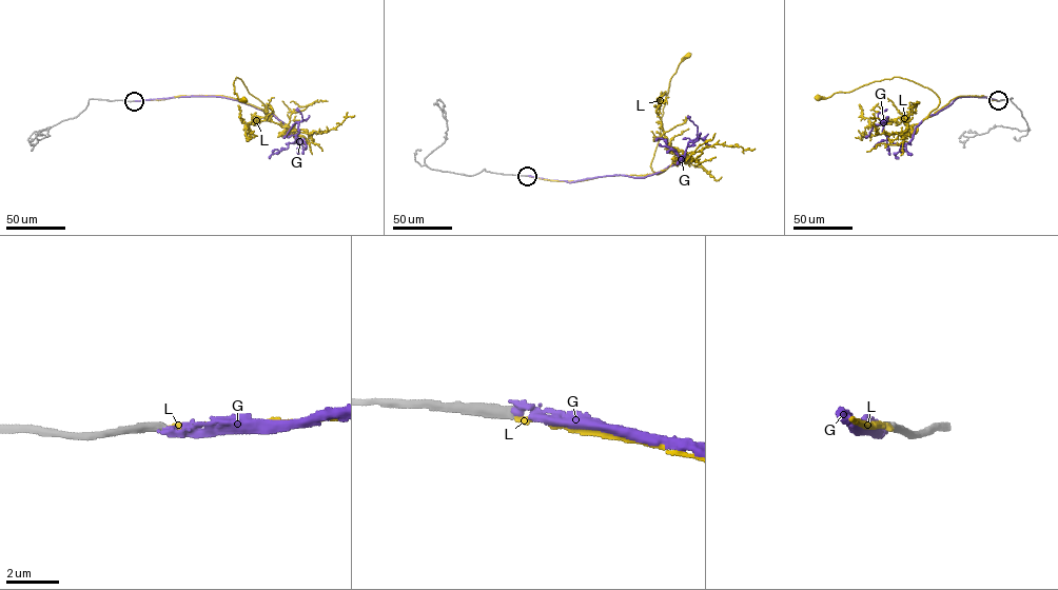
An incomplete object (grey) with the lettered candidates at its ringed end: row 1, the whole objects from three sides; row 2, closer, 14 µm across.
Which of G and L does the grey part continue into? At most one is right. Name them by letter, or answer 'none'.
L

